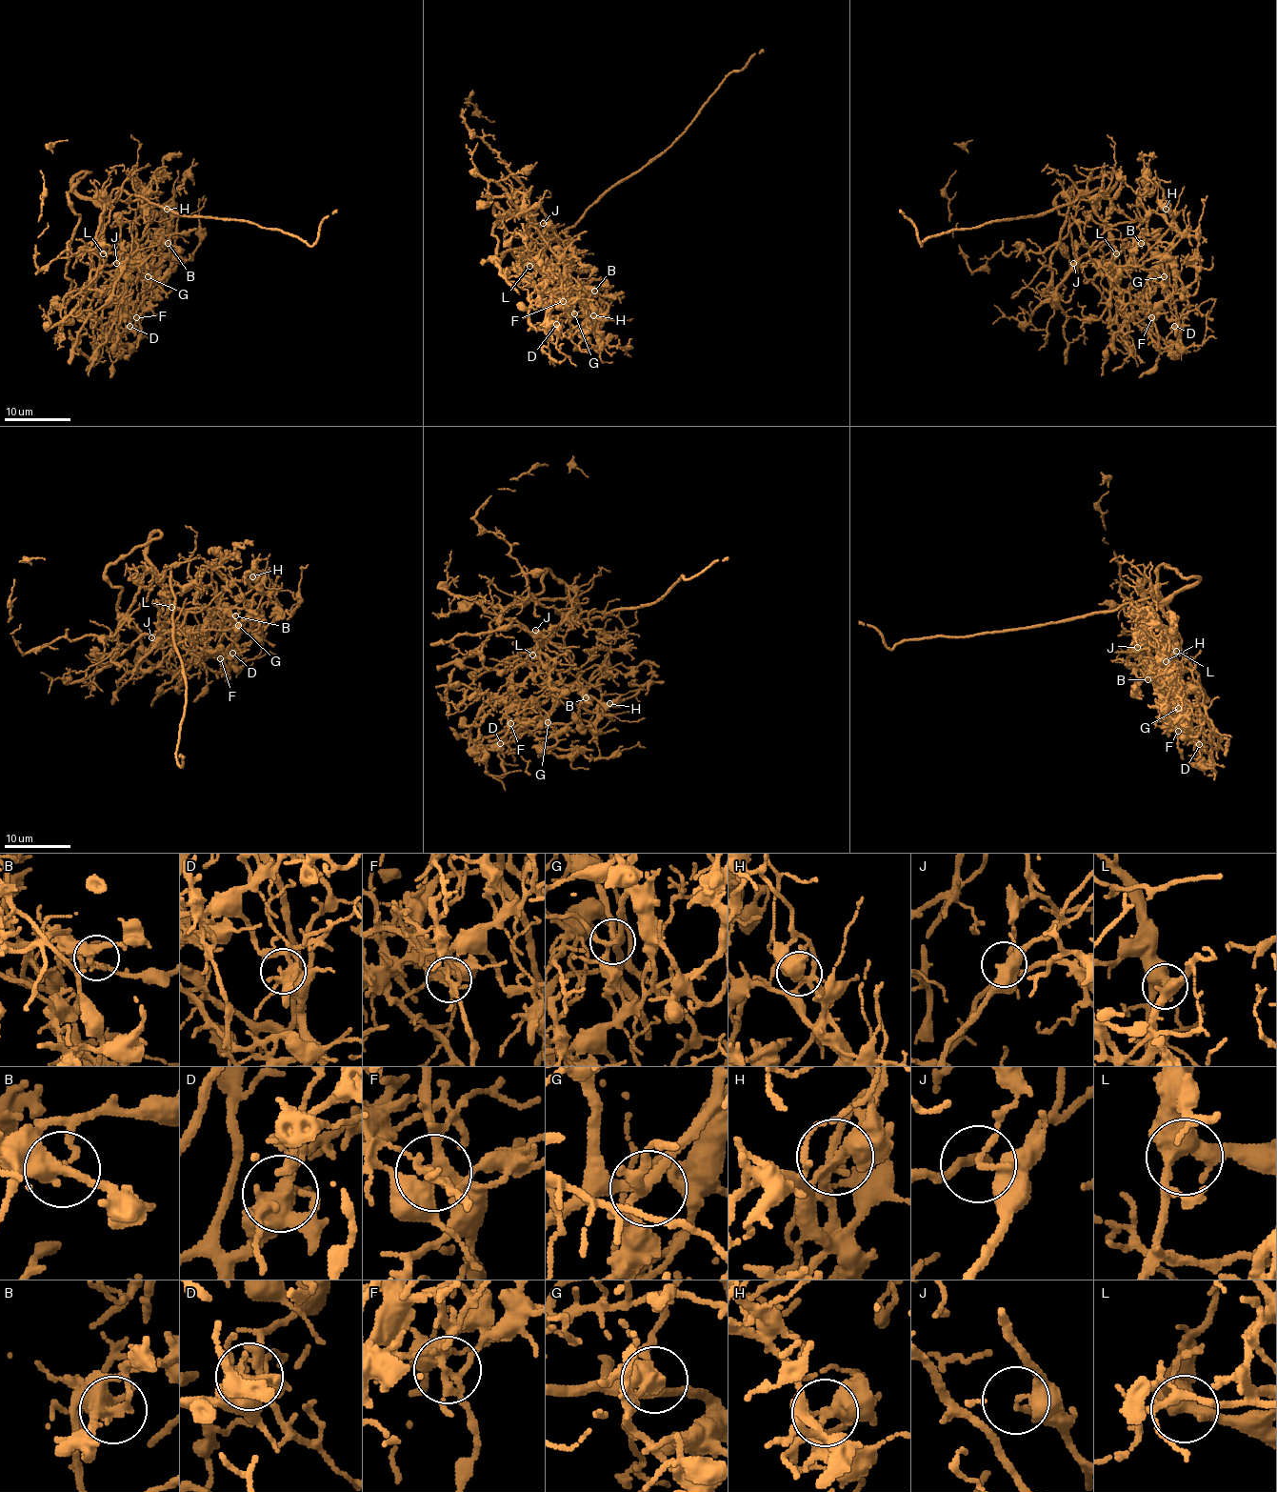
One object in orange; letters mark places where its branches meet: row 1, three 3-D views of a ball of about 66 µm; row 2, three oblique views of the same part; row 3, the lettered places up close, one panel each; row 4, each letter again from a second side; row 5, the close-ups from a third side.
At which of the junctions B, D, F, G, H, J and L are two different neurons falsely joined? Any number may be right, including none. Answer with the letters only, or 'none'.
D, F, H, J

